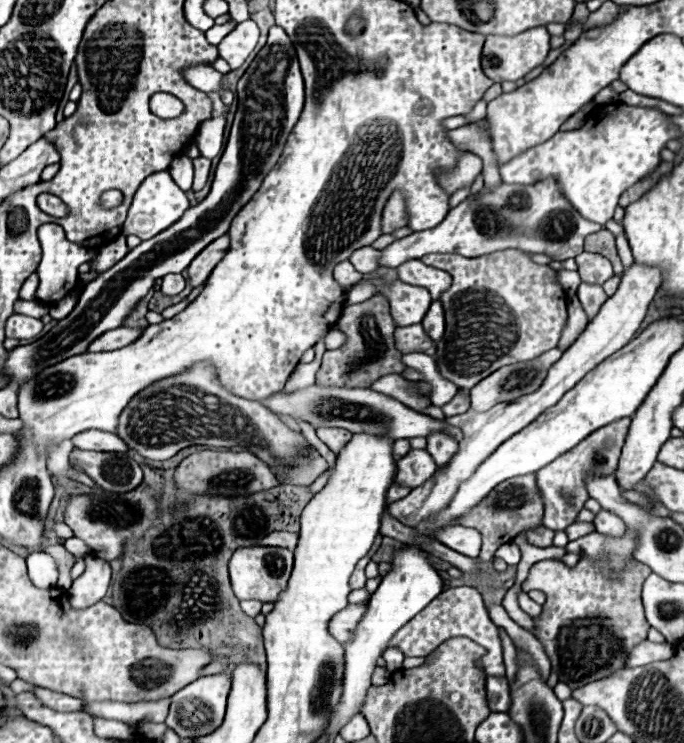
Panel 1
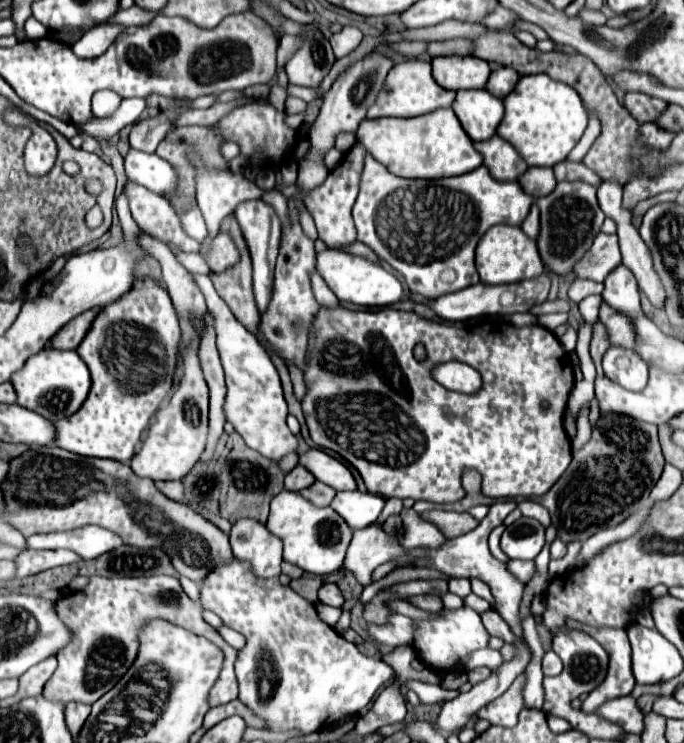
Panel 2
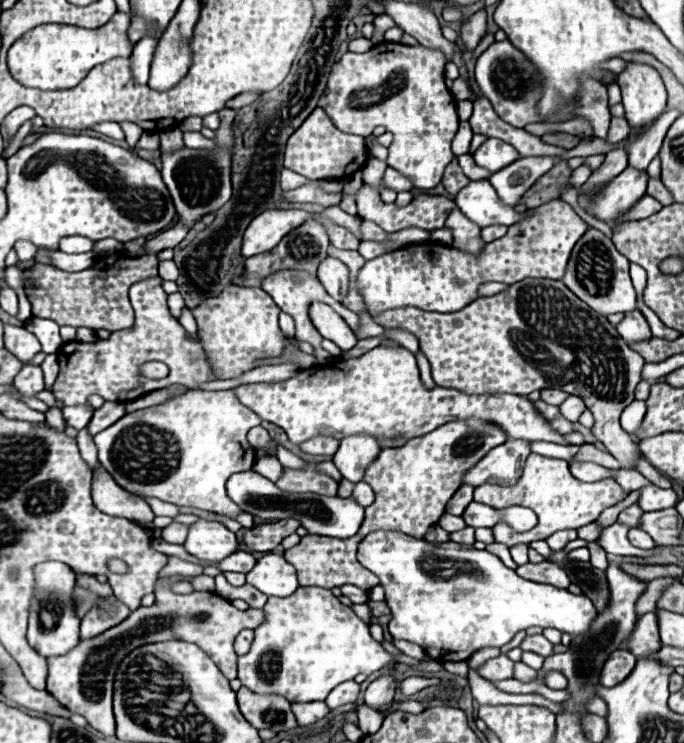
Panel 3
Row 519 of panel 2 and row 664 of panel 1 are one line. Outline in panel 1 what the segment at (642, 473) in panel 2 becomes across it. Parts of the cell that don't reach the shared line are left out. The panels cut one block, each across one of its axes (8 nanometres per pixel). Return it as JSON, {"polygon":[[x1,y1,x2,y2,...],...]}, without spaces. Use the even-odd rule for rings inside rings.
{"polygon":[[582,558,574,568,568,568,560,560,542,560,530,568,528,578,522,582,522,590,542,590,546,594,546,604,542,606,542,614,534,618,534,636,542,642,552,662,552,670,558,674,560,682,576,690,586,686,588,682,608,678,616,670,626,668,630,648,644,642,648,634,648,622,644,618,644,606,640,594,644,578,648,578,650,574,652,574,650,568,642,566,632,558,626,562,626,570,622,570,618,578,612,578,606,560,602,562,594,558]]}

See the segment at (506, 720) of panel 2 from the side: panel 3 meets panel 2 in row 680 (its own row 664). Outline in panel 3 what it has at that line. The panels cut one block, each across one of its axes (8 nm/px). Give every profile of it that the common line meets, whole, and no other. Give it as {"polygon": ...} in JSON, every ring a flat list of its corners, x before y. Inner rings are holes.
{"polygon":[[514,662,514,678,520,682,532,682,536,678,536,670,522,662]]}

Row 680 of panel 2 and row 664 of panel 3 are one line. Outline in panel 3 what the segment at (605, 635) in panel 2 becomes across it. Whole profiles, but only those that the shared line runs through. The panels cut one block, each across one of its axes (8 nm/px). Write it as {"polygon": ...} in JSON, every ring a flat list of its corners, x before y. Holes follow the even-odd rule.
{"polygon":[[616,650,608,656,608,660,604,662,602,670,600,670,600,684,606,688,612,688,616,684,620,684,622,680,626,680,630,676,630,672,636,666,636,656,624,650]]}

